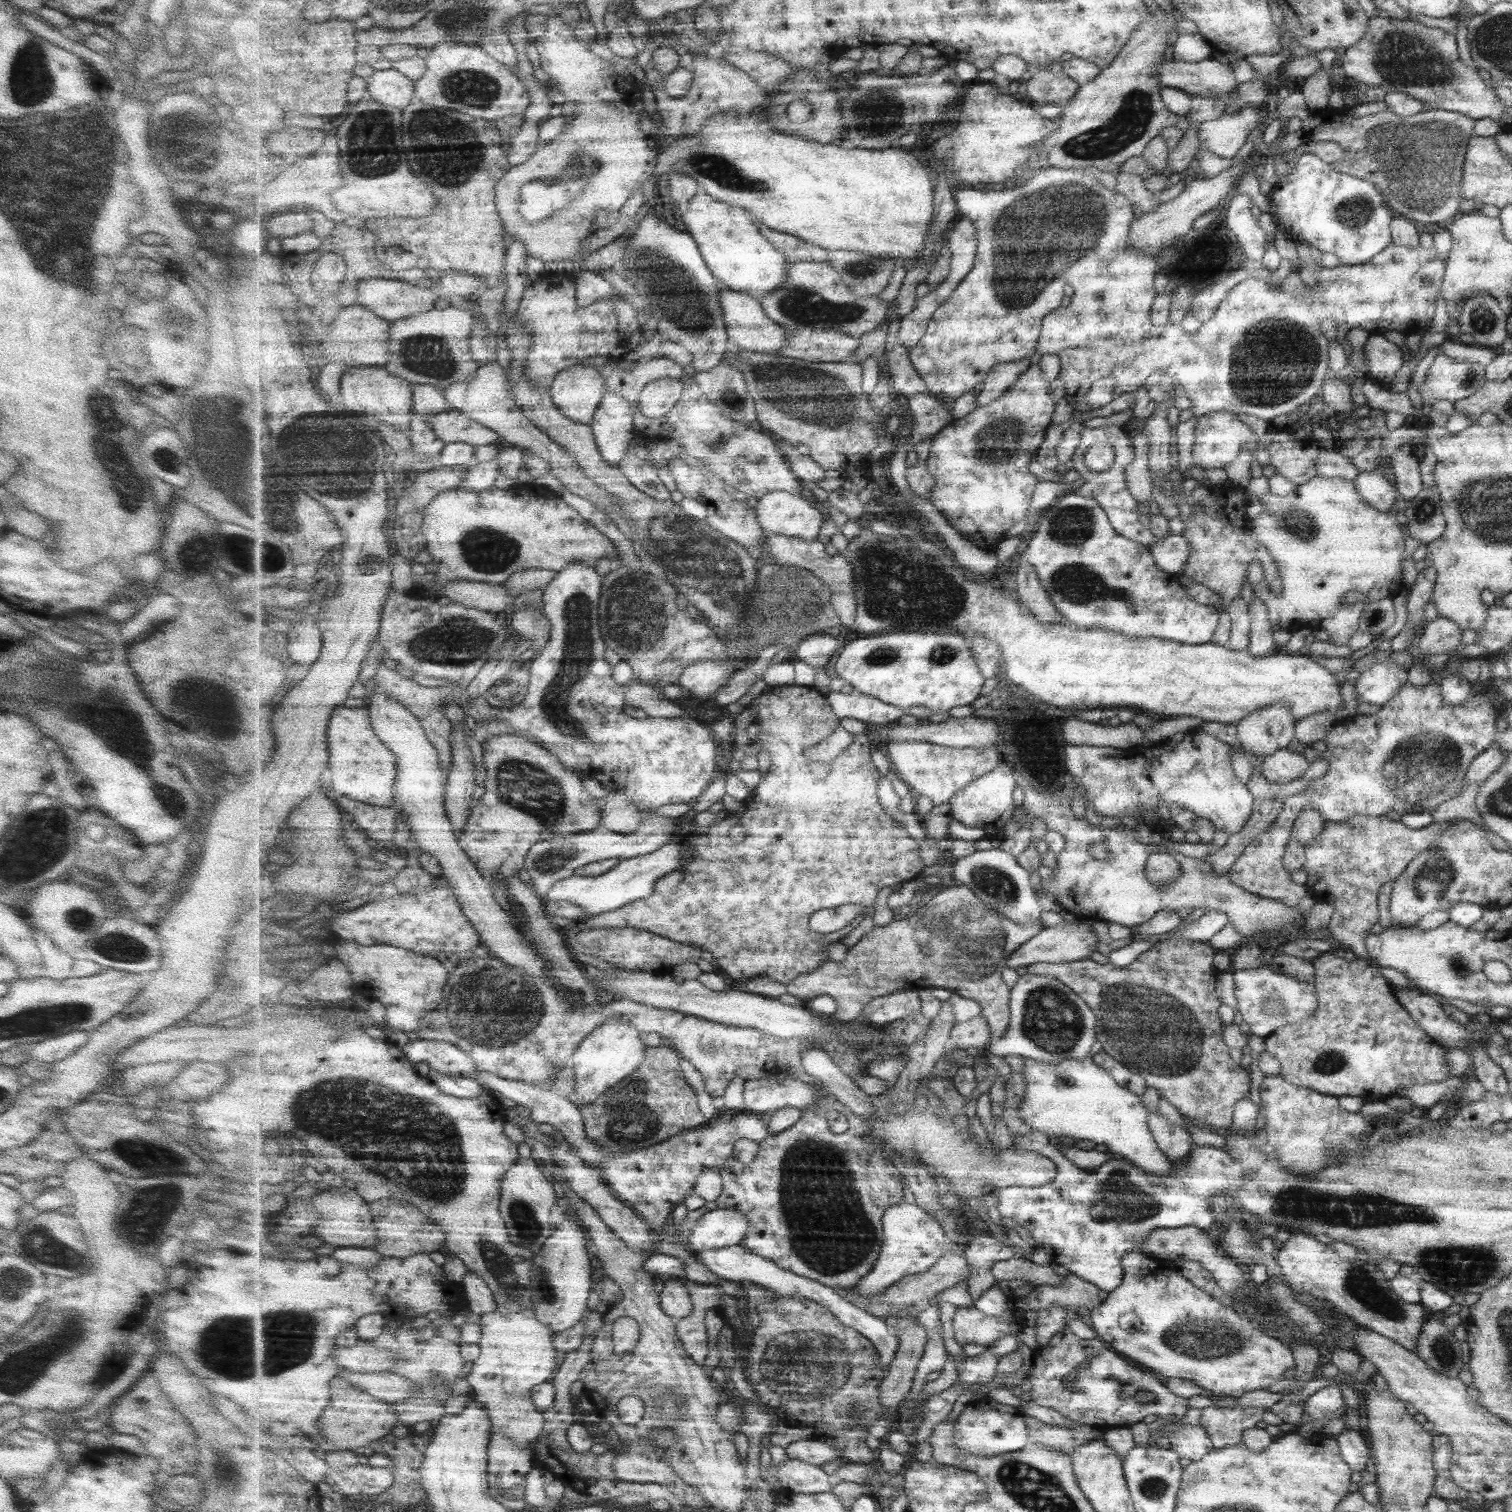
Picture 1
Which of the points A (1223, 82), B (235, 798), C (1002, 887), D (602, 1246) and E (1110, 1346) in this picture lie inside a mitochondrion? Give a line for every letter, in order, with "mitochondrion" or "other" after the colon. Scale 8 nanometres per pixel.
A: other
B: other
C: mitochondrion
D: other
E: other

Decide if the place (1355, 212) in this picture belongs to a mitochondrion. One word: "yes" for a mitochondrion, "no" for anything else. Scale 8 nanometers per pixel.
yes

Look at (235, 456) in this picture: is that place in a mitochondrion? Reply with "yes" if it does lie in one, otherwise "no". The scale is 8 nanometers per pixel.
yes

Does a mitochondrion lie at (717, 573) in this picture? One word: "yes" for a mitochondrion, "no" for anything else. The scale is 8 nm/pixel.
yes

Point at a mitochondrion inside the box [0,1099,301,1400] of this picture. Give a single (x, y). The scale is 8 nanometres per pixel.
(39, 1248)

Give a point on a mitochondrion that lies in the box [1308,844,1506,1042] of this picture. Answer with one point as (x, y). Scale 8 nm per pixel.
(1437, 874)

